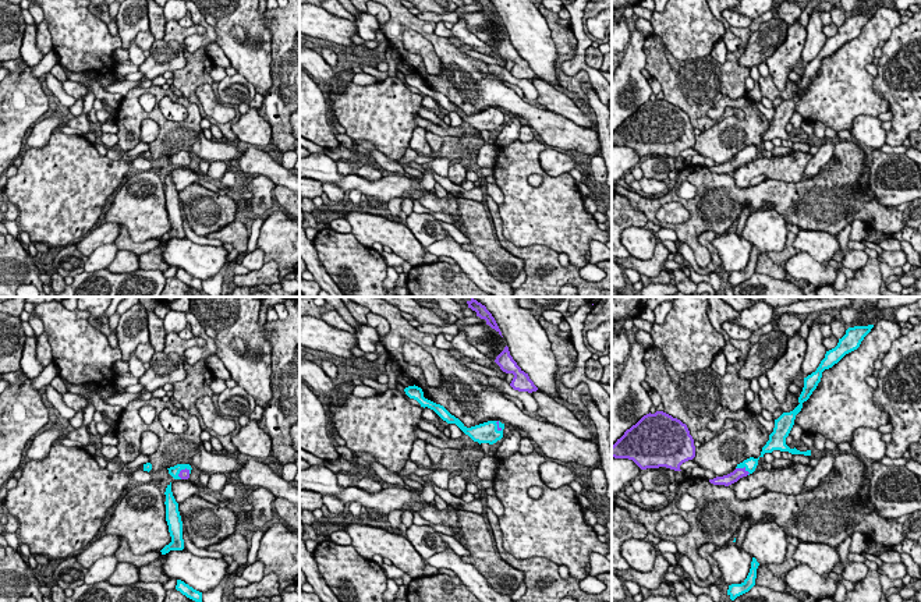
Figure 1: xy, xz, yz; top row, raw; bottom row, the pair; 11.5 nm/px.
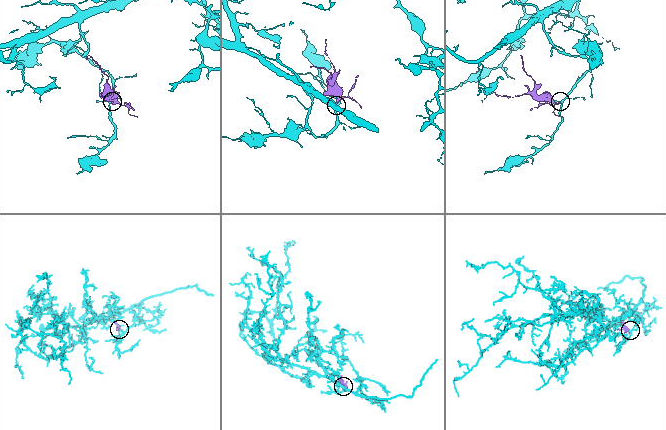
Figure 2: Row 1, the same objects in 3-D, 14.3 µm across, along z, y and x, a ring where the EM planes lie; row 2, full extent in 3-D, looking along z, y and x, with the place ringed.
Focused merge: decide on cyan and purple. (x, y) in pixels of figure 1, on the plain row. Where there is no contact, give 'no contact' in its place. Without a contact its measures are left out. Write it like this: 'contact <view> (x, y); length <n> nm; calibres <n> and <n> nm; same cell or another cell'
contact yz (743, 155); length 190 nm; calibres 140 and 130 nm; same cell

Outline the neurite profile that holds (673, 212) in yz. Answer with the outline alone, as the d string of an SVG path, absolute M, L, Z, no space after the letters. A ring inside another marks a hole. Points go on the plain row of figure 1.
M669 202L659 208L656 217L659 222L679 224L687 222L690 213L680 202Z

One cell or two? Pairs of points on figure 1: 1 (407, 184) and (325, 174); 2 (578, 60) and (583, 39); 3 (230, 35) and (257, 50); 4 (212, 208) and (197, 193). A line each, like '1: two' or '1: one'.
1: one
2: one
3: one
4: one

